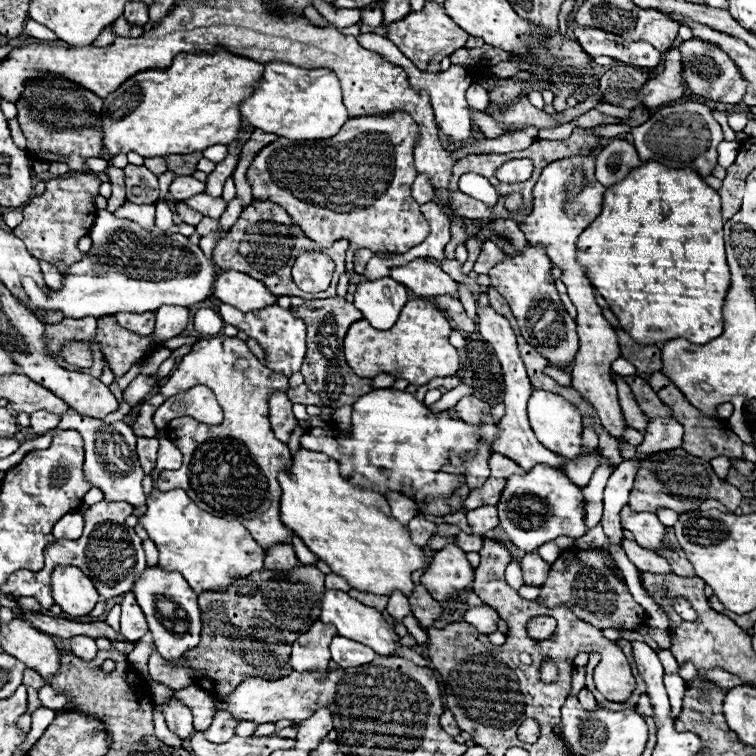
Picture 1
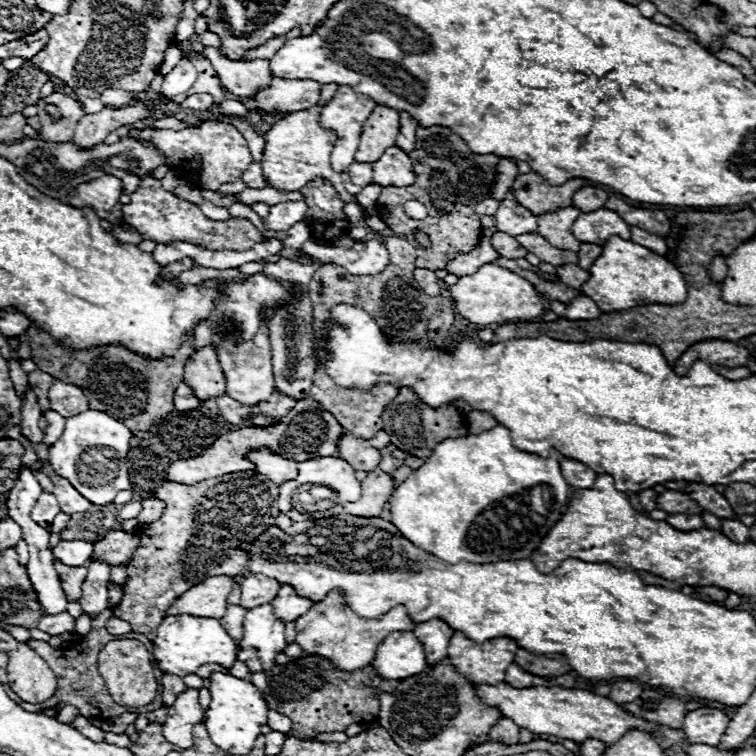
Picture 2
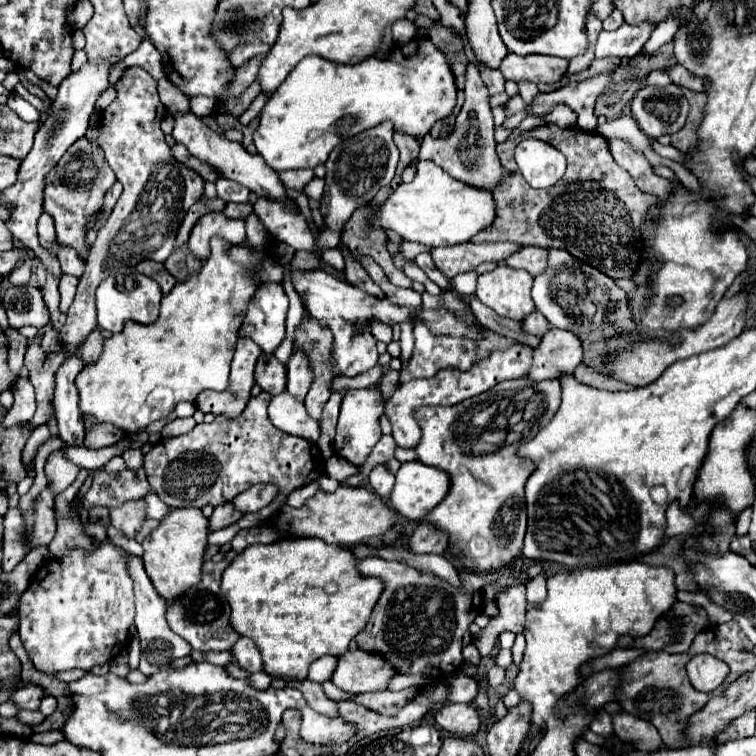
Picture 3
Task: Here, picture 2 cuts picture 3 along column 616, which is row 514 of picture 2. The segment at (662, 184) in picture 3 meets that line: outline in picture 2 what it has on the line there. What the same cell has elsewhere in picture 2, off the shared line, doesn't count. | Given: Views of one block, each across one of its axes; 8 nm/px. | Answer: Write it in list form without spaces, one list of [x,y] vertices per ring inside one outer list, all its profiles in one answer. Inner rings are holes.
[[[148,498],[142,502],[142,512],[138,514],[138,524],[140,526],[148,526],[150,522],[158,520],[162,514],[164,514],[164,508],[166,504],[162,500],[156,500],[156,498]]]

